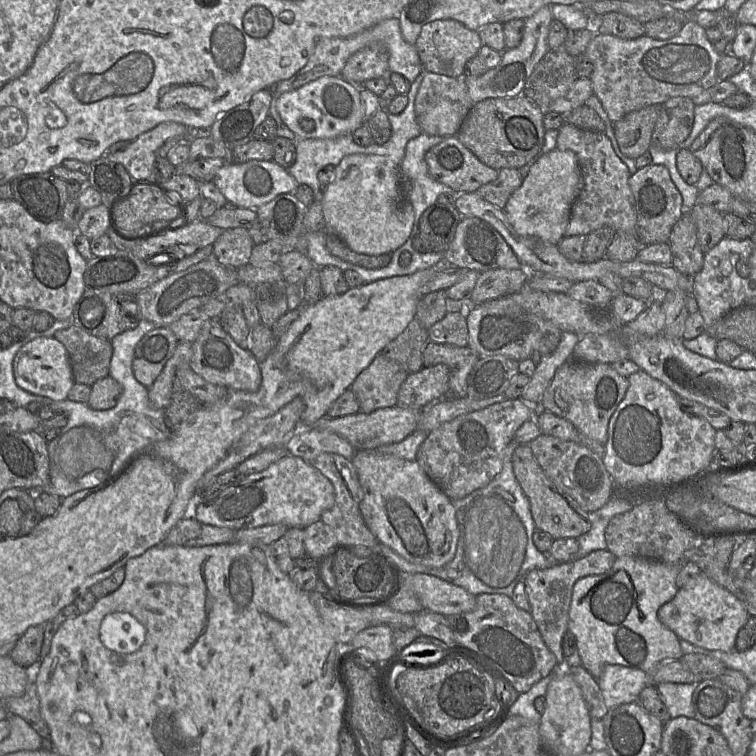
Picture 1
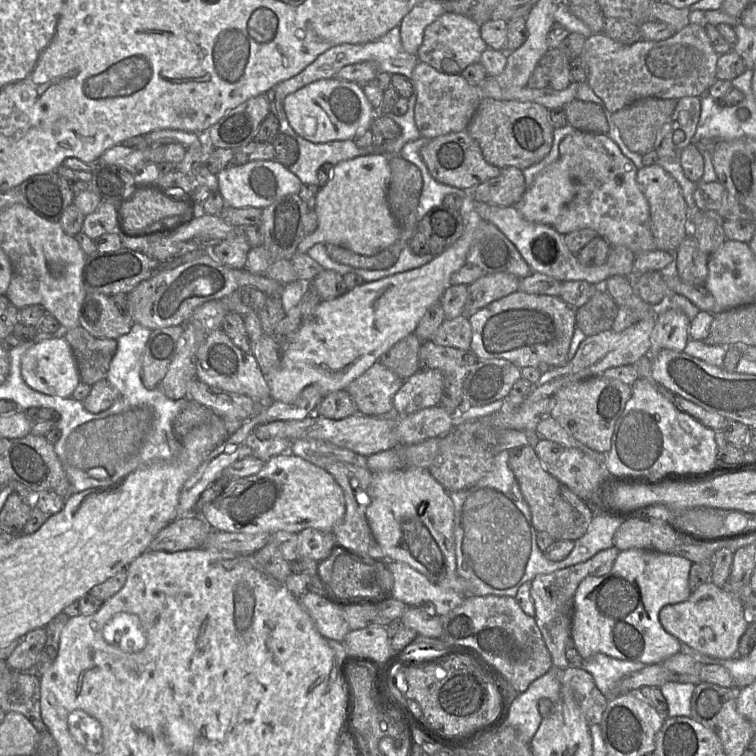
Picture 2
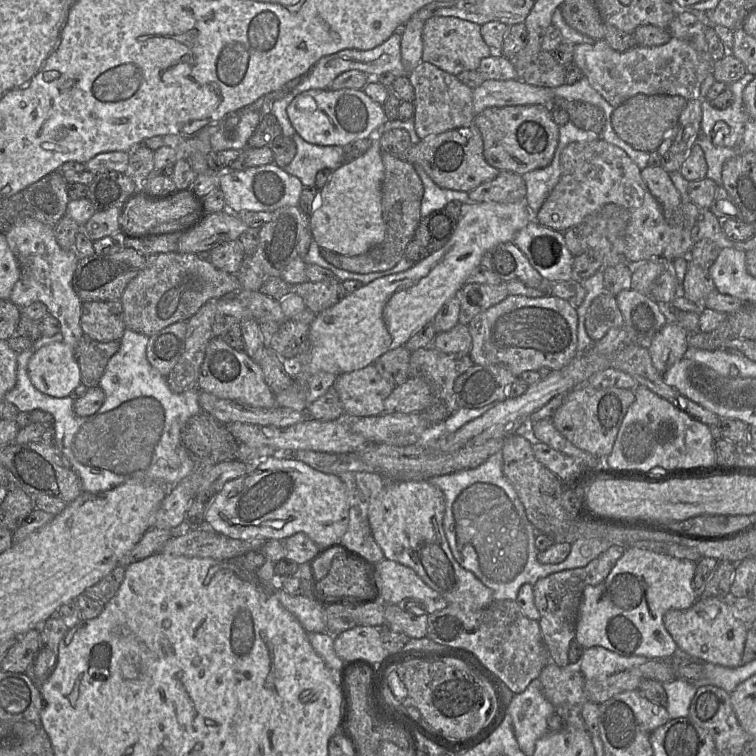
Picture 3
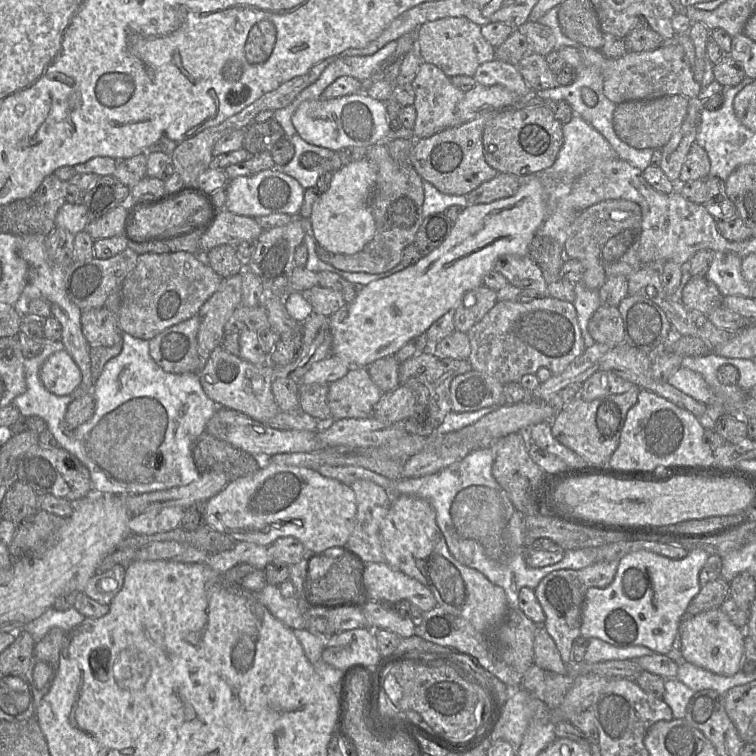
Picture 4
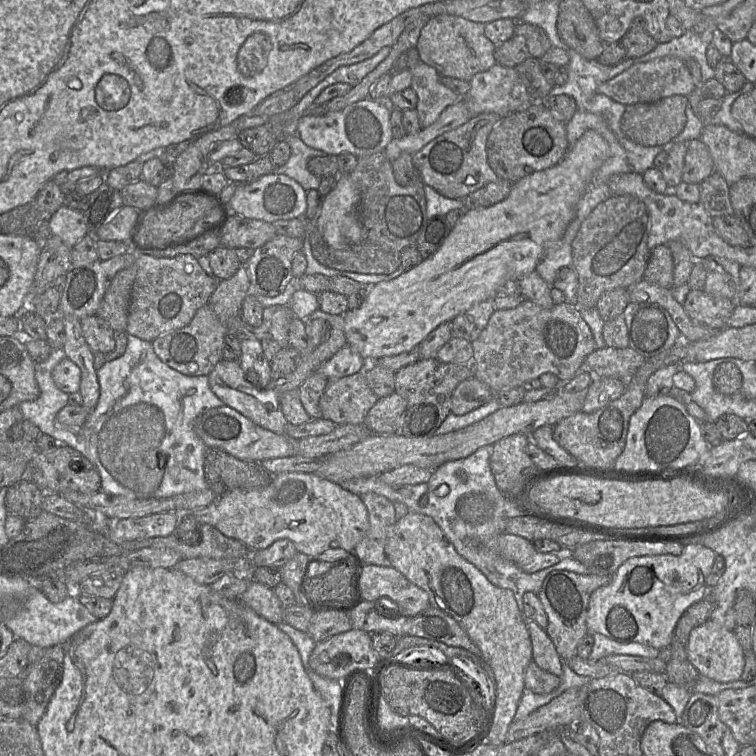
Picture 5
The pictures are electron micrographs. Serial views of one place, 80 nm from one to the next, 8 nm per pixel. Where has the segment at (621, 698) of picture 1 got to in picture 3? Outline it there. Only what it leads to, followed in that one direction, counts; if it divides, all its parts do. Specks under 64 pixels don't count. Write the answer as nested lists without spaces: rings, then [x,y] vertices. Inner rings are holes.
[[[601,646],[583,649],[579,671],[585,679],[604,679],[646,663],[644,656],[622,656]]]

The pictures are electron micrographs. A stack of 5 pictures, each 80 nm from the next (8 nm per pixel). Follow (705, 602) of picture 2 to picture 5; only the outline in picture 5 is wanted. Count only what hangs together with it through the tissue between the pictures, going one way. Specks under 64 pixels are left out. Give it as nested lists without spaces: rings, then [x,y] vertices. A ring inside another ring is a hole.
[[[711,619],[690,632],[687,643],[687,657],[701,676],[720,683],[740,680],[745,665],[745,651],[734,631],[726,629]]]

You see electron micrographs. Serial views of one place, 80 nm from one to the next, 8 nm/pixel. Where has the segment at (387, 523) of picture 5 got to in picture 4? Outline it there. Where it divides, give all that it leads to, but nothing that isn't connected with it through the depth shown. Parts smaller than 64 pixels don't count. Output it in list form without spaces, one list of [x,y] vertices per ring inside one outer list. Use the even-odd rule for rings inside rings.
[[[356,480],[350,485],[355,493],[357,514],[354,529],[345,545],[366,563],[386,562],[380,543],[380,525],[391,502],[387,491],[369,480]]]

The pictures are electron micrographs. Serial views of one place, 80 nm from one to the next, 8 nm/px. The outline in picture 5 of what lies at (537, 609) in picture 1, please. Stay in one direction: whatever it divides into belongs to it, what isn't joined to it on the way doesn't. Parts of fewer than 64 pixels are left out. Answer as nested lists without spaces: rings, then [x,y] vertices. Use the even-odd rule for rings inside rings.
[[[563,570],[552,571],[545,577],[537,597],[547,616],[545,631],[563,661],[575,656],[578,643],[587,634],[586,617],[591,594],[610,582],[611,577]]]

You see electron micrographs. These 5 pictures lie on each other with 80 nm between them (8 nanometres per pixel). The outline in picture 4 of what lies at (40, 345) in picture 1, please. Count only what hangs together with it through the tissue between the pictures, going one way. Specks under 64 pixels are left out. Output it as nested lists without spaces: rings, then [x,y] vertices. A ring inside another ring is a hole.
[[[63,349],[51,354],[42,364],[39,378],[49,392],[65,396],[80,386],[81,372],[73,358]]]

